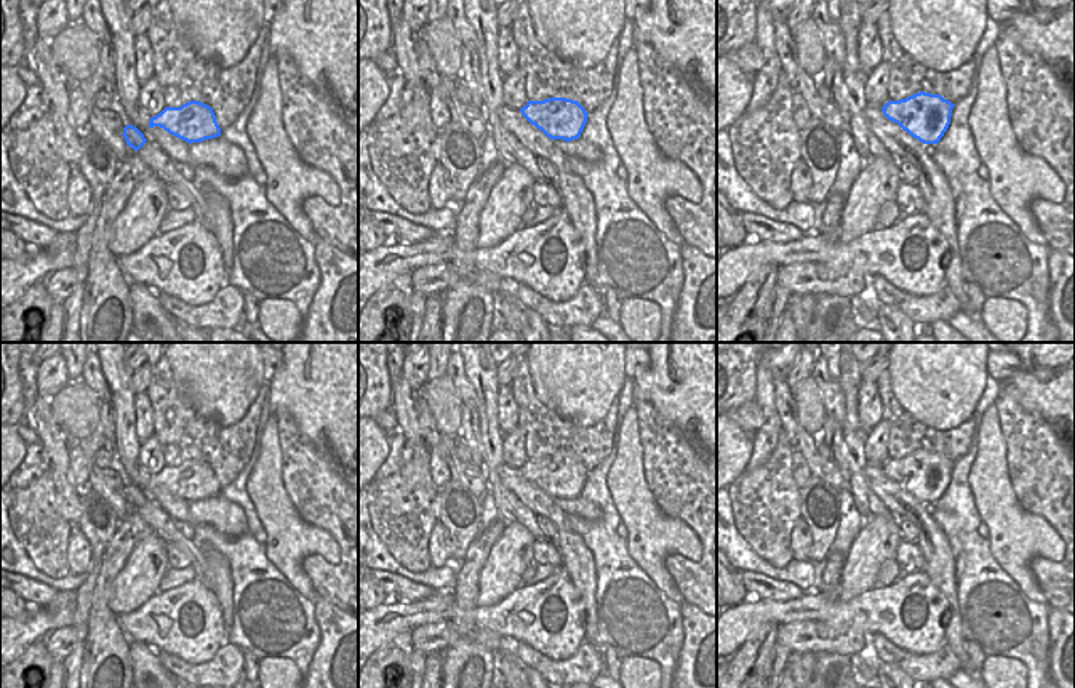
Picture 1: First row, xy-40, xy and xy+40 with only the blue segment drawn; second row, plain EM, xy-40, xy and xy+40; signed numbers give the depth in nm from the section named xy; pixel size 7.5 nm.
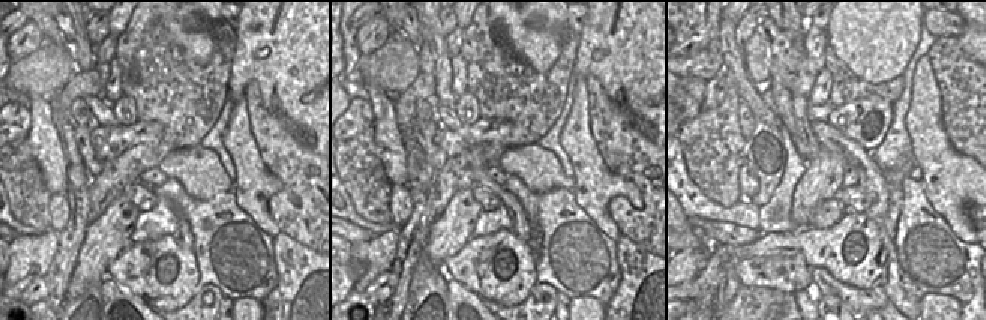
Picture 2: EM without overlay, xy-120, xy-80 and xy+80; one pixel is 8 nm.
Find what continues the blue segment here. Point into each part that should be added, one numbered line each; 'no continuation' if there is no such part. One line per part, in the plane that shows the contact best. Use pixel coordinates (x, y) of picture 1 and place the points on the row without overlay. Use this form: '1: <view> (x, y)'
no continuation

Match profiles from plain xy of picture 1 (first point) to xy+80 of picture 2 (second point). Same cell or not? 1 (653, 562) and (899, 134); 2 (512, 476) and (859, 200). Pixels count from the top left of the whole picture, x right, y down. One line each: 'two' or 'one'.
1: two
2: two

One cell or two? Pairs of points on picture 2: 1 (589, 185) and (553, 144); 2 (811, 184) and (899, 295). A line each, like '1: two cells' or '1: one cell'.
1: two cells
2: two cells

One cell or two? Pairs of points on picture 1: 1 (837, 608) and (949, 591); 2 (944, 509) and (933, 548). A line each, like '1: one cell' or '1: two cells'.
1: two cells
2: two cells

